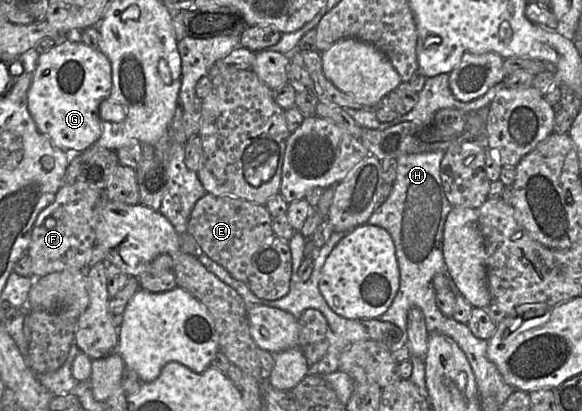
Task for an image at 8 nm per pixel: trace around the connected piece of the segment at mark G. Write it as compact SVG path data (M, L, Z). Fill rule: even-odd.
M69 39L56 43L48 52L39 54L37 68L27 94L30 115L38 130L57 148L83 152L96 143L102 134L100 105L112 90L112 68L109 59L98 49Z

